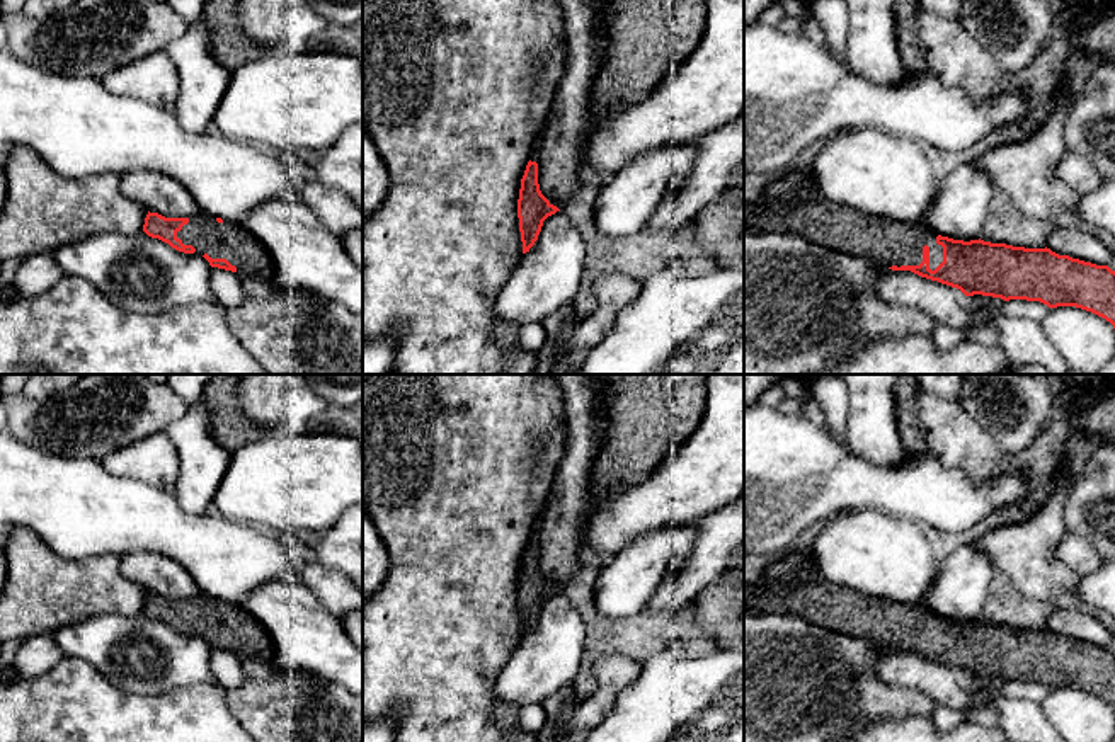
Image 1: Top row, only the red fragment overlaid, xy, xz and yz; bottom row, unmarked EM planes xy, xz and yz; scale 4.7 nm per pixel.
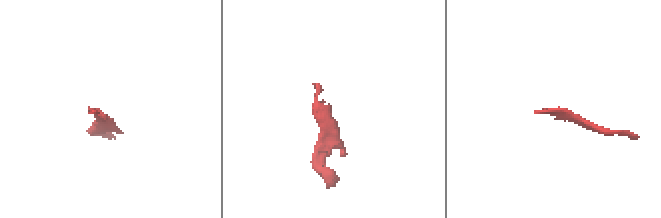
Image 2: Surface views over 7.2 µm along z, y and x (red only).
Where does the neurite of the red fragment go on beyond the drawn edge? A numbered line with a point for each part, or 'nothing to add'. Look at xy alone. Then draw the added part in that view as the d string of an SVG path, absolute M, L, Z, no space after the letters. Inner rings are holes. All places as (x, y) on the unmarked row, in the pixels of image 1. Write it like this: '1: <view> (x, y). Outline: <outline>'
1: xy (228, 622). Outline: M199 592L177 613L177 619L184 626L192 626L196 636L226 640L242 660L274 662L276 659L271 635L242 604L218 604L214 597Z

